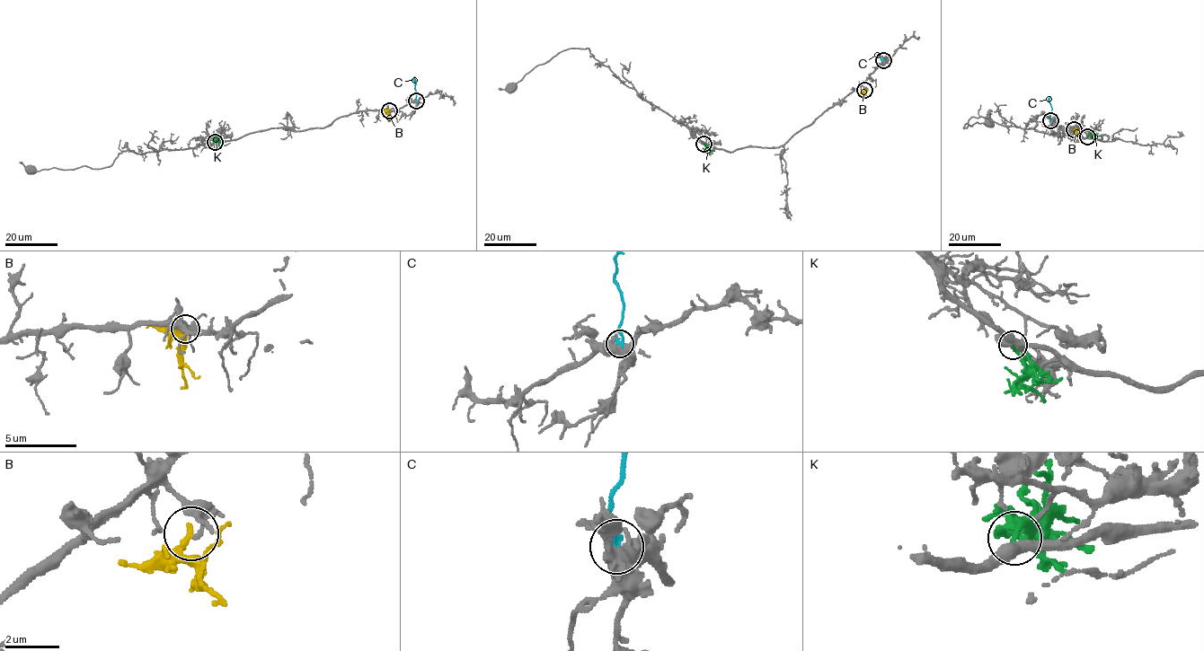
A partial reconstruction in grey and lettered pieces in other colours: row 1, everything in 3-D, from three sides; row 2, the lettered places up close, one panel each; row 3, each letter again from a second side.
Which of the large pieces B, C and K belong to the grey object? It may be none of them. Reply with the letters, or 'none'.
none

